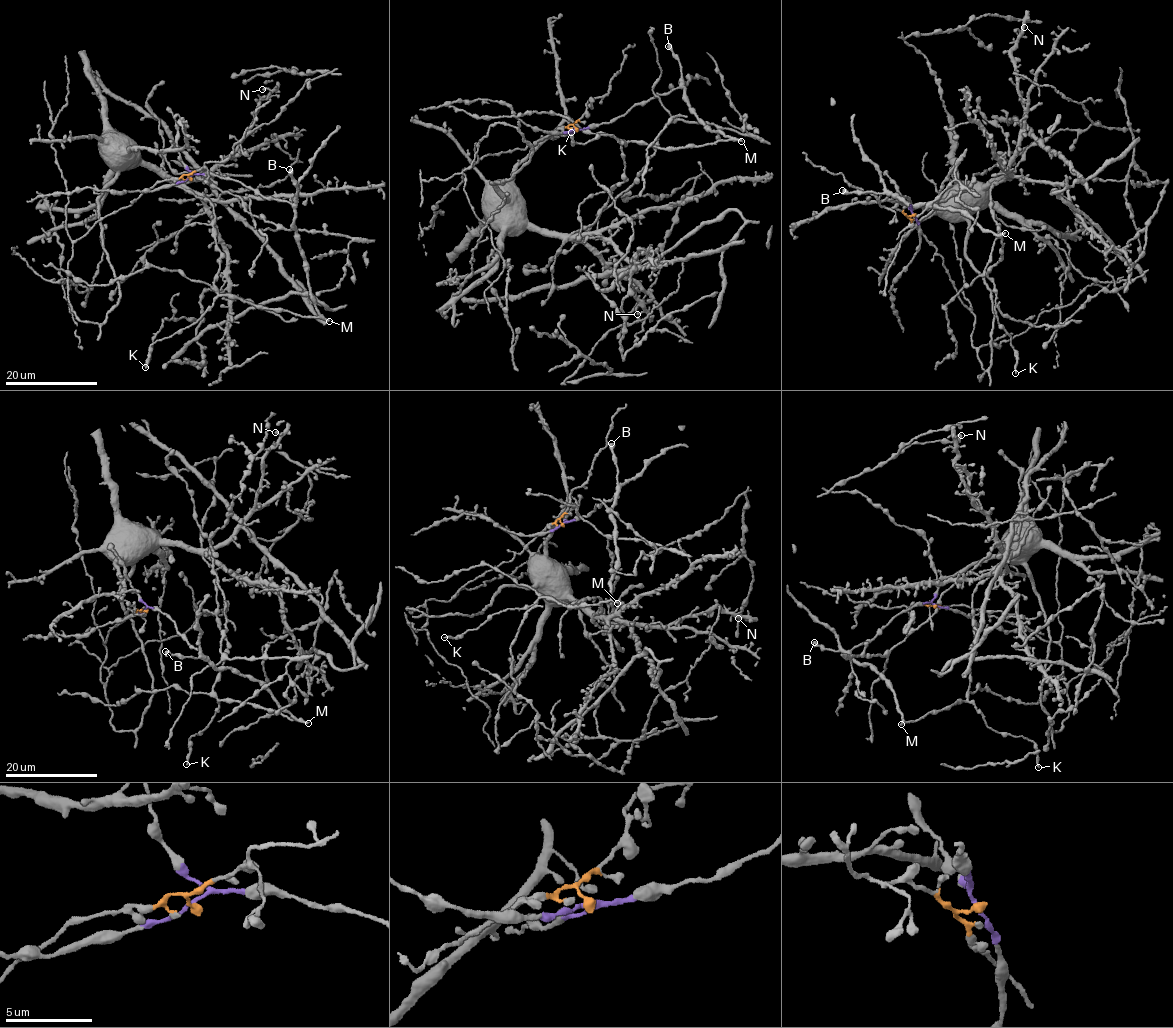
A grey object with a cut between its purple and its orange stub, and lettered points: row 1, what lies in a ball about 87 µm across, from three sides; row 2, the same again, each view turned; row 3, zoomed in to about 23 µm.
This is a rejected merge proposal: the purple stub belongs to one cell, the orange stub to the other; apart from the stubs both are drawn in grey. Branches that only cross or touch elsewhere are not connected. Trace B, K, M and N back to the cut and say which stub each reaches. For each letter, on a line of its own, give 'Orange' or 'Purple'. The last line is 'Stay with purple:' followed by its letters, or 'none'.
B: Purple
K: Purple
M: Purple
N: Orange
Stay with purple: B, K, M

